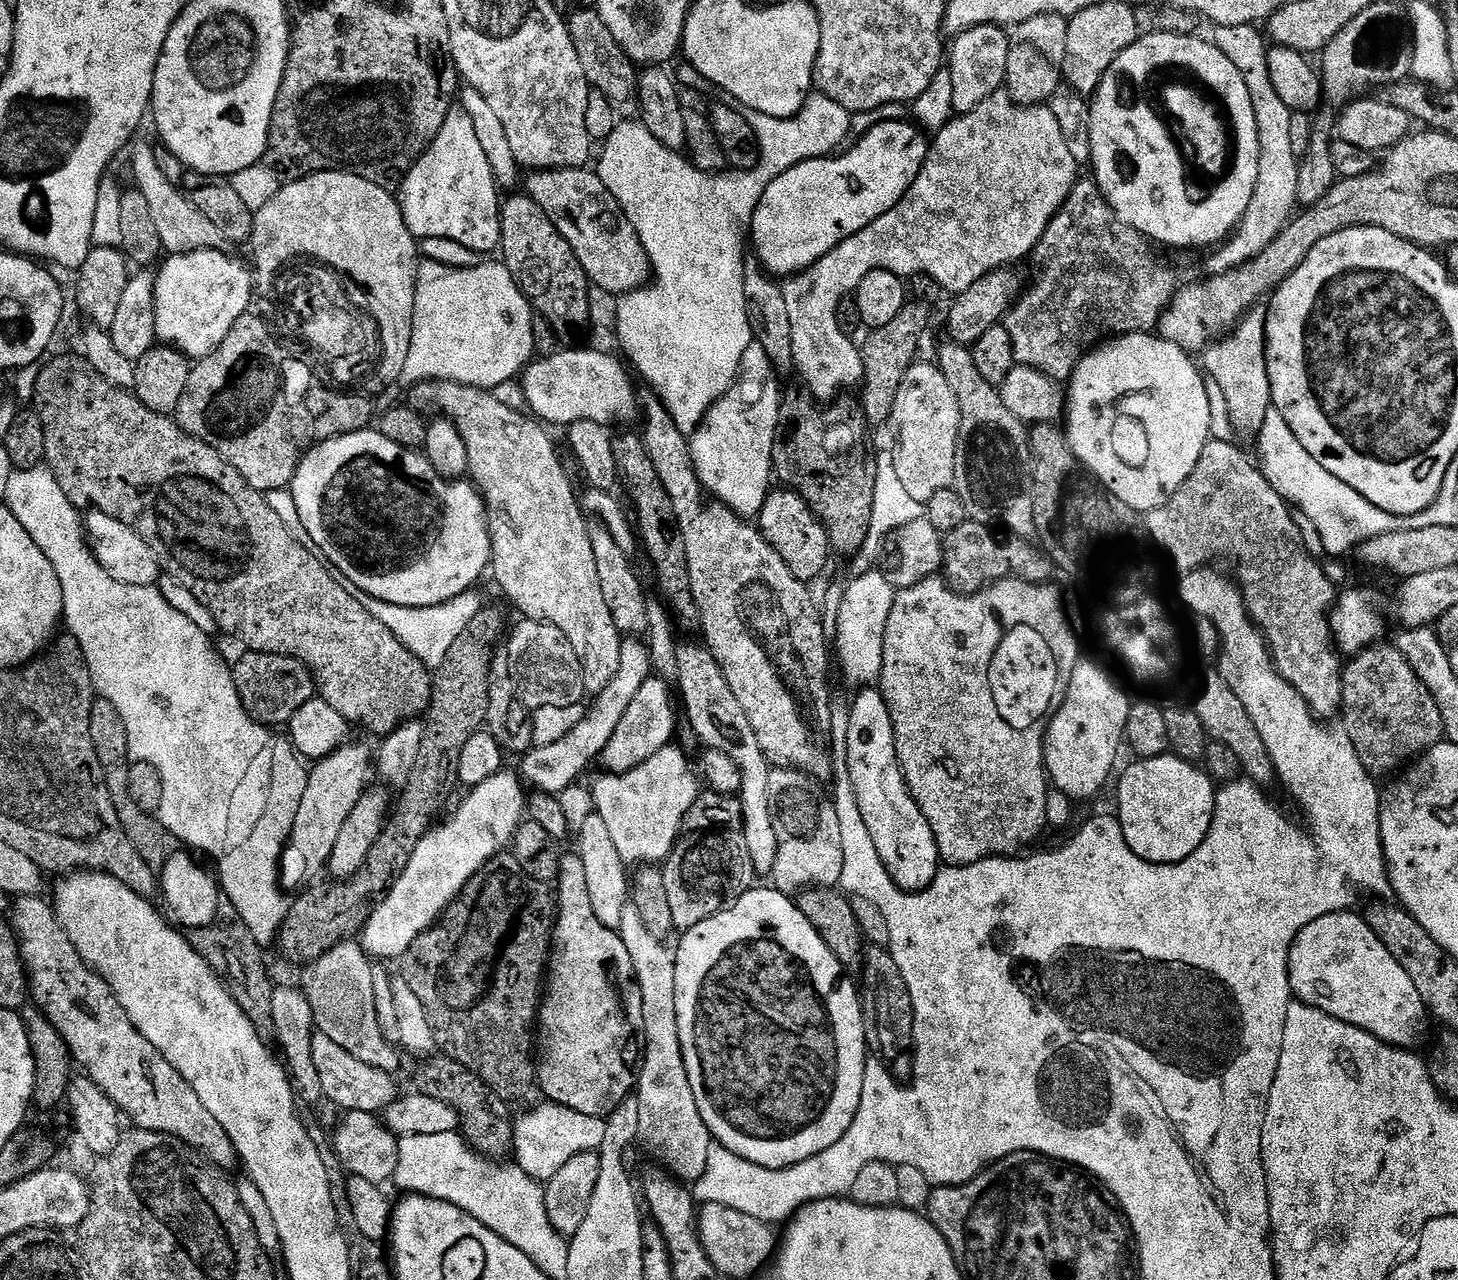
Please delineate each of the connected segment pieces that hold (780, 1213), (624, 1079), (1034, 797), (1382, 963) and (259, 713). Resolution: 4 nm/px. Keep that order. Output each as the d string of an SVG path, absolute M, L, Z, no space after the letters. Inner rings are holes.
M715 1142L710 1146L708 1168L692 1191L699 1203L730 1206L773 1226L779 1225L779 1220L791 1221L808 1204L804 1201L804 1184L800 1184L800 1164L789 1168L760 1168Z
M572 852L565 855L561 864L564 873L564 879L561 881L558 889L559 917L566 918L566 927L557 927L552 934L550 963L546 968L546 991L542 996L540 1006L540 1058L538 1061L538 1088L544 1091L546 1095L556 1106L569 1107L570 1110L581 1111L582 1114L594 1115L607 1118L616 1108L625 1103L628 1095L633 1095L634 1089L638 1084L638 1075L641 1063L644 1060L645 1042L645 1012L646 994L641 987L638 979L638 964L632 960L633 949L623 942L619 931L615 928L607 928L604 923L600 923L592 904L590 896L590 885L588 885L588 876L586 876L586 866L581 853Z
M933 578L918 582L909 588L901 588L895 593L893 610L890 612L889 621L886 622L885 658L882 670L878 673L878 680L880 680L878 689L885 698L890 718L893 720L894 742L900 768L904 772L908 788L916 799L916 804L934 830L940 859L945 865L973 864L979 860L986 860L989 856L1015 857L1025 851L1023 848L1027 844L1032 844L1039 838L1040 831L1045 830L1048 823L1046 796L1050 781L1047 771L1038 778L1038 772L1032 772L1032 764L1028 764L1028 760L1036 760L1034 754L1036 754L1038 746L1034 742L1036 736L1028 736L1028 742L1026 742L1024 726L1030 726L1030 724L1026 724L1026 720L1034 722L1036 720L1034 716L1040 716L1044 712L1046 700L1050 696L1050 680L1058 680L1062 676L1058 672L1070 675L1076 661L1082 656L1079 646L1076 645L1077 633L1070 630L1069 618L1066 615L1065 605L1062 603L1061 593L1058 594L1054 589L1048 587L1052 586L1044 582L1009 578L998 580L978 592L961 594L953 592L943 579Z
M1359 911L1326 914L1303 928L1296 935L1290 950L1288 977L1292 983L1292 995L1299 1003L1308 1004L1342 1022L1353 1024L1355 1028L1366 1030L1384 1044L1393 1044L1395 1048L1405 1050L1415 1049L1415 1044L1423 1038L1428 1028L1429 1017L1426 1015L1425 1002L1418 994L1418 986L1414 986L1410 974L1406 974L1398 958L1390 954Z
M245 651L245 655L233 665L233 676L239 697L242 698L244 709L253 719L275 724L274 722L289 721L293 714L315 697L315 683L307 665L293 656L274 655L269 652ZM264 684L272 685L278 697L266 696Z

